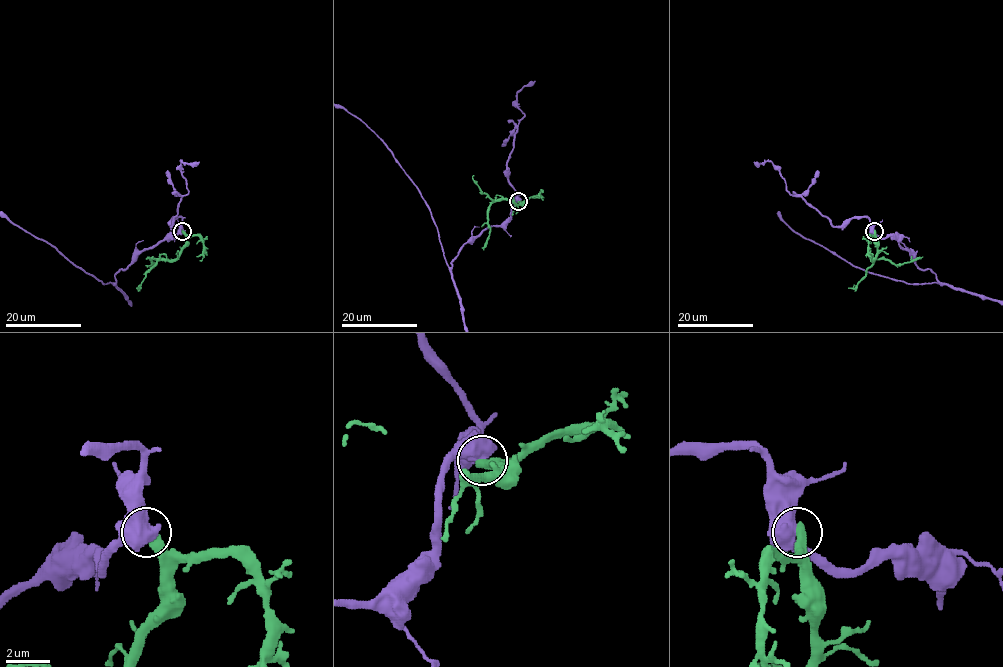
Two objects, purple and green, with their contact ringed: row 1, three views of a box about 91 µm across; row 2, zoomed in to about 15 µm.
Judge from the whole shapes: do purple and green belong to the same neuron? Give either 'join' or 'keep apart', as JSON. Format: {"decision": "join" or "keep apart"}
{"decision": "keep apart"}

